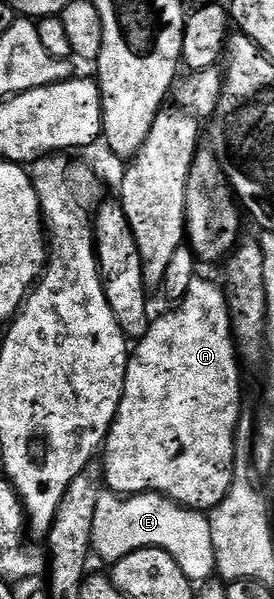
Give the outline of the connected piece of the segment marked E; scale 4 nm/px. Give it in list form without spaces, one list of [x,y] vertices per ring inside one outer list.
[[[153,491],[127,498],[116,494],[101,495],[96,503],[92,539],[97,545],[113,548],[117,557],[137,552],[139,548],[165,548],[193,582],[208,580],[216,572],[209,517],[203,511],[177,506]]]

